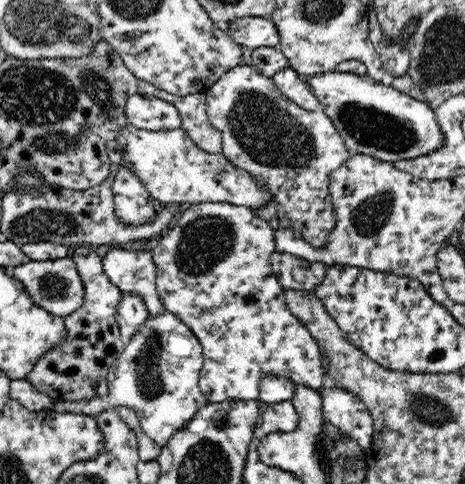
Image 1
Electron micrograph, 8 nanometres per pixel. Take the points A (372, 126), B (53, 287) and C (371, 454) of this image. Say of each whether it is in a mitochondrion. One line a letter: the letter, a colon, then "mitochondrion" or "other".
A: mitochondrion
B: mitochondrion
C: other

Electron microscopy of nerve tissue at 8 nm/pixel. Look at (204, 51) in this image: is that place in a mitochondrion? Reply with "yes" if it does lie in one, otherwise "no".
no

